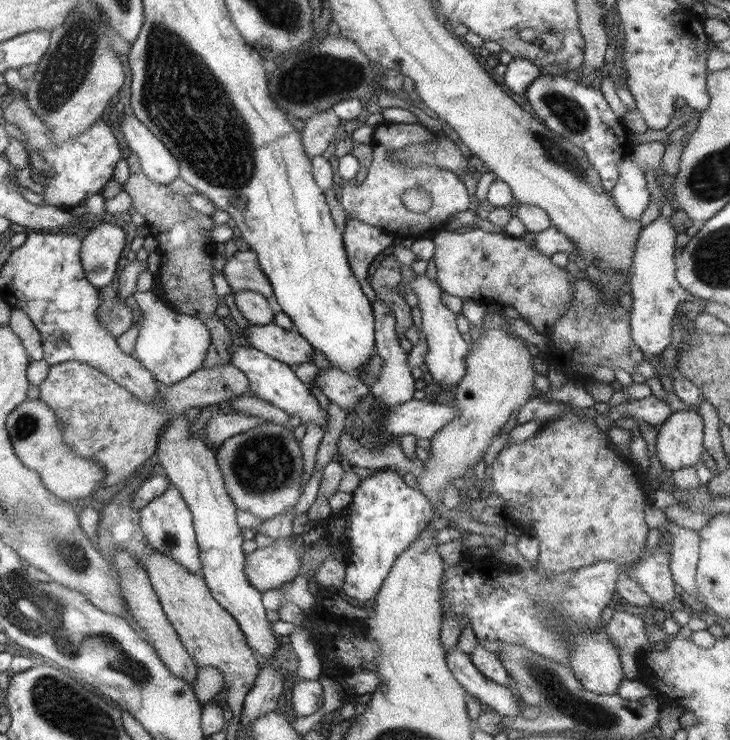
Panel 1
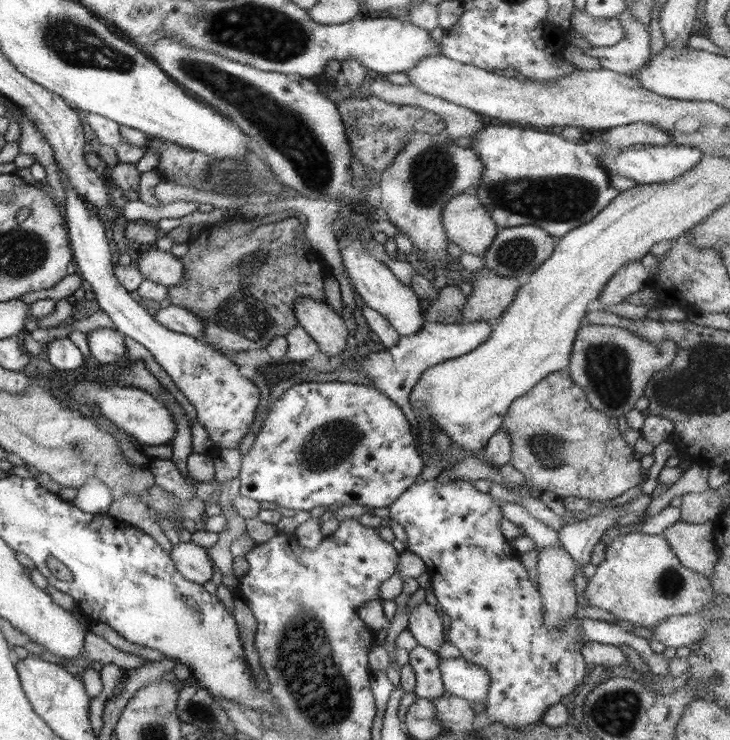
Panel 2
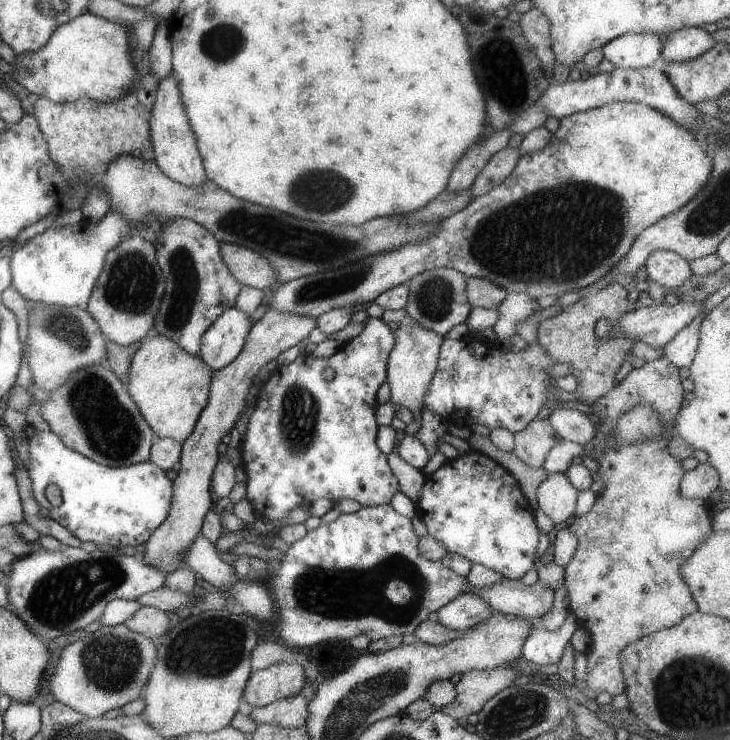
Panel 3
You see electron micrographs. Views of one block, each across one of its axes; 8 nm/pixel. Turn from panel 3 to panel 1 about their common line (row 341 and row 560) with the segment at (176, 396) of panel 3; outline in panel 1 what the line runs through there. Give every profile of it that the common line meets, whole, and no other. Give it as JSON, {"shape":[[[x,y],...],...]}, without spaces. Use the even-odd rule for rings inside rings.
{"shape":[[[158,553],[147,554],[140,564],[147,573],[166,620],[177,633],[187,654],[197,662],[198,667],[211,666],[223,674],[223,690],[227,695],[225,707],[231,708],[237,716],[242,710],[244,696],[254,685],[259,670],[257,656],[247,645],[237,621],[210,596],[201,572],[189,572],[173,558]]]}

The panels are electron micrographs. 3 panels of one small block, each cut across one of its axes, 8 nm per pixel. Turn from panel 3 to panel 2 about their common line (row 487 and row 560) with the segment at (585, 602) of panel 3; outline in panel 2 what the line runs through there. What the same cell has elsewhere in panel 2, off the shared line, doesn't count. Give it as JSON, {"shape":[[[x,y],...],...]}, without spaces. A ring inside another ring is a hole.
{"shape":[[[637,531],[611,540],[605,547],[604,560],[586,581],[584,597],[590,606],[606,610],[617,620],[647,629],[672,615],[696,614],[714,600],[707,576],[681,566],[661,535],[649,536]]]}

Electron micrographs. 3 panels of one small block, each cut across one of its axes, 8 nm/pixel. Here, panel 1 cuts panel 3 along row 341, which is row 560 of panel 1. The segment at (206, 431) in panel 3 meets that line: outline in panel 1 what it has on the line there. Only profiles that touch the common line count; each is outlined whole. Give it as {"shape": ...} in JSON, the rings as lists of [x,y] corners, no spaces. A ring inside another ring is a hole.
{"shape":[[[291,537],[274,540],[273,544],[244,556],[243,573],[255,590],[262,593],[281,587],[302,574],[305,561],[297,557]]]}

